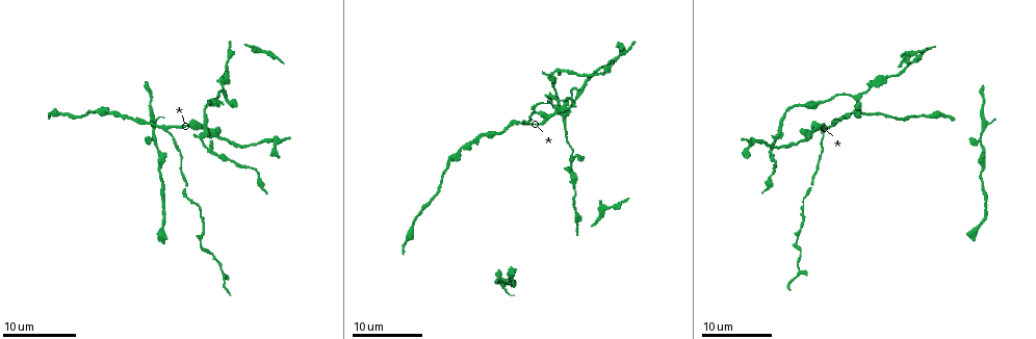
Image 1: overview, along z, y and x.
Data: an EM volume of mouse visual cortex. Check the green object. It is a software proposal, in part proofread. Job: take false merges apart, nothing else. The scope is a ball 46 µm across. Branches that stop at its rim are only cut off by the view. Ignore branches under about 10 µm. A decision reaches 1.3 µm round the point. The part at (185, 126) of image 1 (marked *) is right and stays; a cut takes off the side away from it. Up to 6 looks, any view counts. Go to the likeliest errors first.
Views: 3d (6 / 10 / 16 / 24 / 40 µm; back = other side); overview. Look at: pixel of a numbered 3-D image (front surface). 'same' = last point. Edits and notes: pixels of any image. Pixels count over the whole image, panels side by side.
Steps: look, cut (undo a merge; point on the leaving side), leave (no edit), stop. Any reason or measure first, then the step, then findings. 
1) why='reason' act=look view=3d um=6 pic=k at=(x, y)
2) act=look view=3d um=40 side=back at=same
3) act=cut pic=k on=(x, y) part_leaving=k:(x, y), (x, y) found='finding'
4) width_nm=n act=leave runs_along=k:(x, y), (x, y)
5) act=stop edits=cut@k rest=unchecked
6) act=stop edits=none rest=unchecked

why='arms part here' act=look view=3d um=16 pic=1 at=(168, 130)

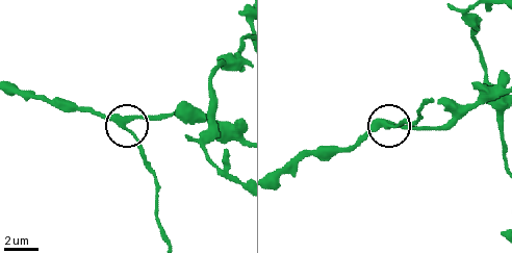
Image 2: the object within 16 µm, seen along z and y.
why='zoom in' act=look view=3d um=6 pic=2 at=(388, 125)

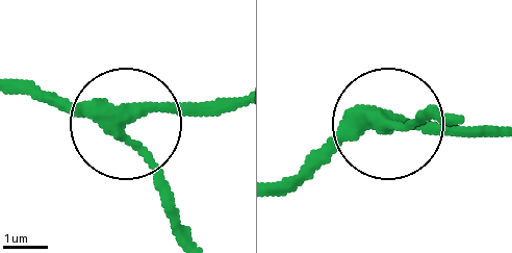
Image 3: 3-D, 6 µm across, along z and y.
arms=3 act=leave runs_along=3:(233, 106), (148, 106), (129, 118), (181, 230) found='continuous, no second neuron'

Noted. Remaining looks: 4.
why='calibre changes' act=look view=3d um=16 pic=1 at=(821, 102)

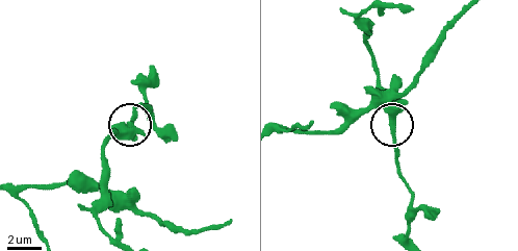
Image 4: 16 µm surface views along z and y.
why='closer look' act=look view=3d um=6 pic=4 at=(394, 124)

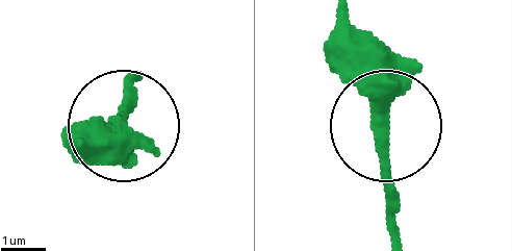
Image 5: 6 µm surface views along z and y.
width_nm=350 act=leave runs_along=5:(339, 13), (355, 79), (384, 135), (384, 222) found='all the same neuron'

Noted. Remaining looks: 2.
why='narrows sharply' act=look view=3d um=16 pic=1 at=(200, 240)

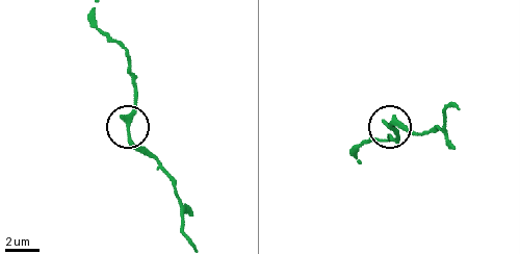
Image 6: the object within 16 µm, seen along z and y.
act=look view=3d um=6 pic=6 at=(390, 125)

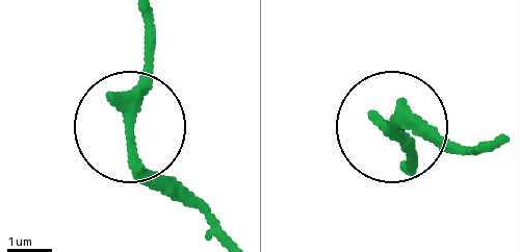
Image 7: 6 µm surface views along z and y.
arms=3 act=leave runs_along=7:(142, 23), (135, 146), (217, 232) found='one neuron here'

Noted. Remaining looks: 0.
act=stop edits=none rest=unchecked

